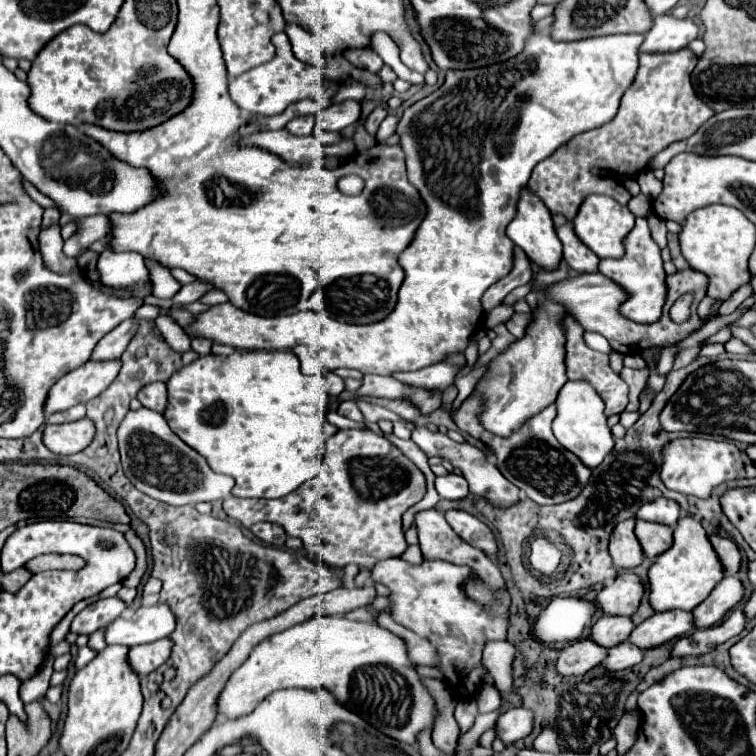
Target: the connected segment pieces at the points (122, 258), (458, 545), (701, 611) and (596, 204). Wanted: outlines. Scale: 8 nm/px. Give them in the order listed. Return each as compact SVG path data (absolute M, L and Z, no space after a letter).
M104 251L98 259L98 275L100 281L108 287L136 287L138 283L152 285L150 271L144 265L144 257L132 251Z
M428 509L428 511L420 511L416 513L416 521L418 525L418 539L420 539L420 547L422 547L422 555L428 559L442 559L448 563L456 563L456 565L468 565L476 571L476 575L480 575L480 579L484 581L484 585L468 585L468 595L474 597L480 603L490 603L492 601L492 589L504 587L504 579L500 575L500 569L496 567L496 563L482 551L482 549L474 549L472 545L468 545L462 537L458 537L452 527L440 517L440 511L436 509Z
M724 577L712 593L692 611L694 627L712 627L716 625L734 605L742 601L744 589L738 577Z
M588 195L584 203L578 209L578 215L572 219L574 231L580 237L580 241L592 249L600 259L620 259L624 255L622 239L630 233L634 227L634 215L628 211L628 207L618 205L612 197L606 195Z

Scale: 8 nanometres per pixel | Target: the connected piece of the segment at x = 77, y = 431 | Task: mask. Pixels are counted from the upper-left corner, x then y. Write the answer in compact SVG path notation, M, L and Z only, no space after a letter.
M88 417L74 421L74 423L62 423L62 425L44 425L42 443L56 455L74 455L90 445L94 437L94 425L88 421Z

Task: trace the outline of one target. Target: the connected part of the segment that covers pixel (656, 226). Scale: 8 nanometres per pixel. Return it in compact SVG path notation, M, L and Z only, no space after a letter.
M650 221L650 229L652 229L652 237L660 247L666 247L666 225L664 221Z

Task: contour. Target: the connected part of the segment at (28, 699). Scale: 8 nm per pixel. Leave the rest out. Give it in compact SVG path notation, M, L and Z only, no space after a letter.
M48 655L48 657L44 659L42 667L38 669L38 673L20 685L20 699L22 699L24 703L32 703L32 701L40 699L40 697L46 693L48 683L50 683L50 675L54 673L52 661L54 661L54 659Z

